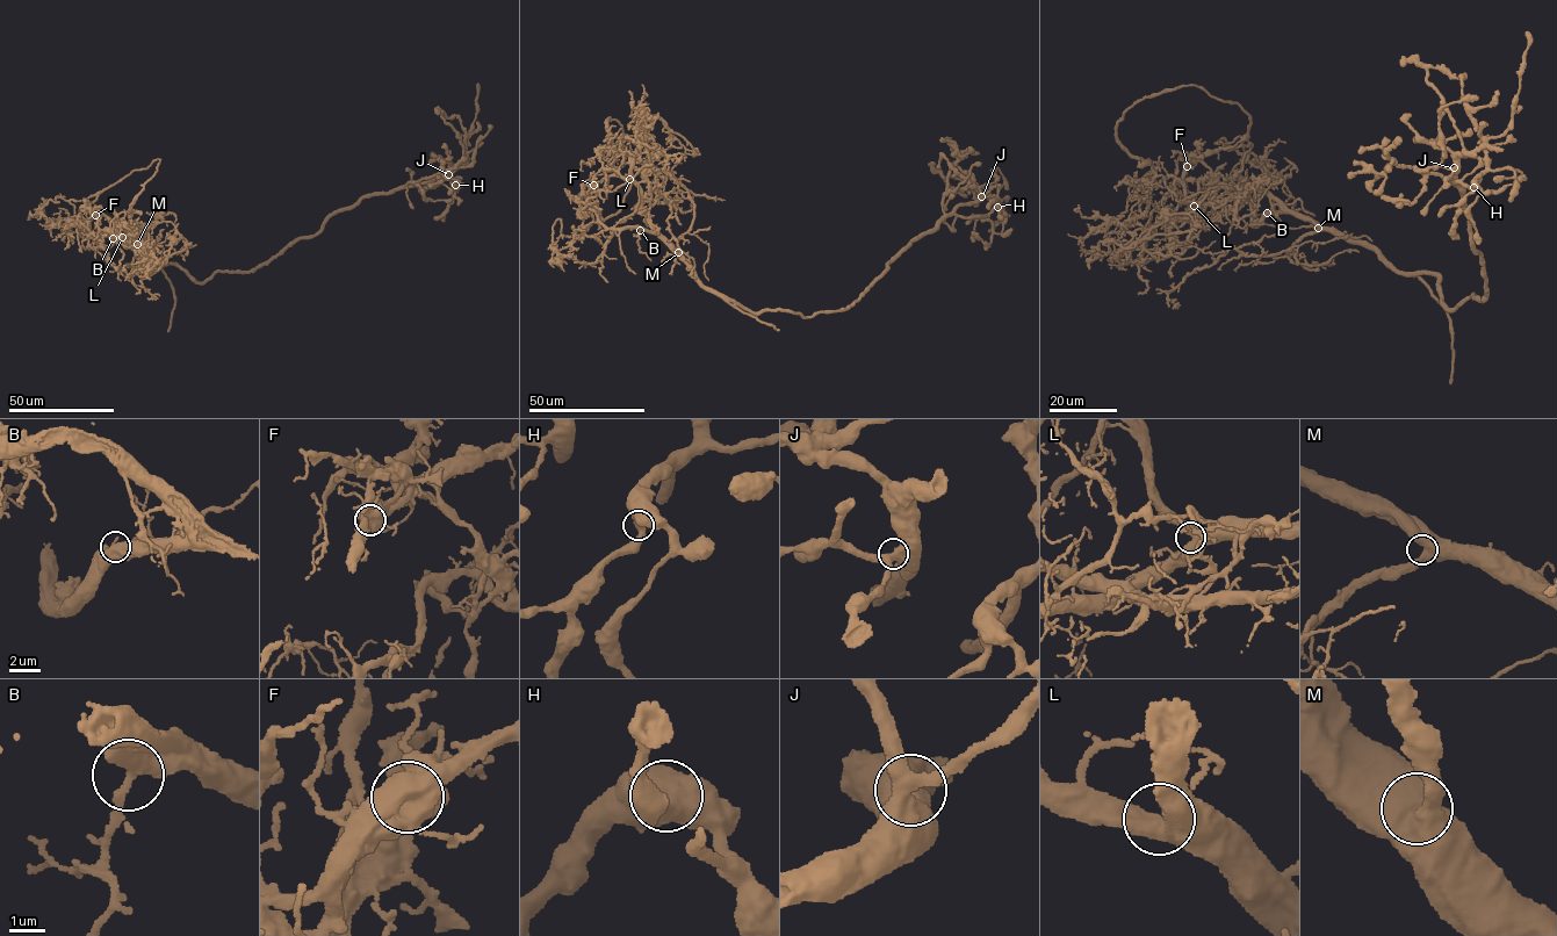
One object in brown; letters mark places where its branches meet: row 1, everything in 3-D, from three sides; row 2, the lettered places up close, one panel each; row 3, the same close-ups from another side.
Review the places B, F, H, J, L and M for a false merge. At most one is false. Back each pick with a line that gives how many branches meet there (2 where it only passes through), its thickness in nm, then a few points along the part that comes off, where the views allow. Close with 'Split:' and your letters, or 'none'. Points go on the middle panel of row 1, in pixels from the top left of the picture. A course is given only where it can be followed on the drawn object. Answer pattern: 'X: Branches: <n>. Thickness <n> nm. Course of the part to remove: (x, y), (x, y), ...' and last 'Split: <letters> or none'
F: Branches: 3. Thickness 750 nm. Course of the part to remove: (593, 185), (593, 222), (617, 214), (632, 150), (610, 117), (603, 153), (644, 152), (651, 204), (682, 146)
Split: F

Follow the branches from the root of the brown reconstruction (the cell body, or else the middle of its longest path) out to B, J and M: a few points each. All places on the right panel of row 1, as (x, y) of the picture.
B: (1469, 296), (1453, 308), (1446, 307), (1432, 274), (1400, 272), (1371, 247), (1347, 242), (1292, 214), (1267, 213)
J: (1469, 296), (1486, 301), (1487, 282), (1462, 201), (1465, 191), (1449, 177), (1457, 173), (1454, 167)
M: (1469, 296), (1453, 308), (1446, 307), (1435, 275), (1400, 272), (1372, 249), (1318, 228)

